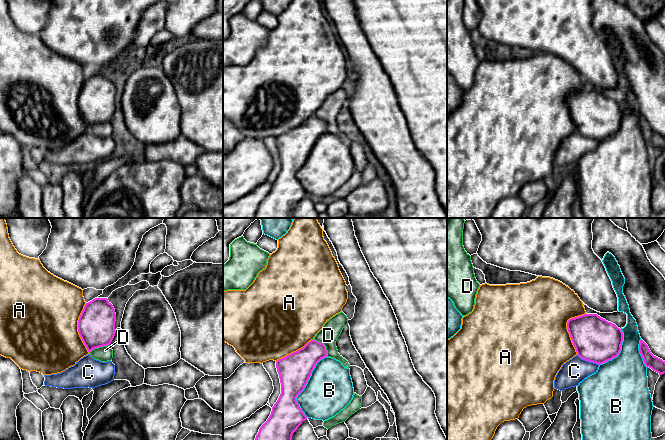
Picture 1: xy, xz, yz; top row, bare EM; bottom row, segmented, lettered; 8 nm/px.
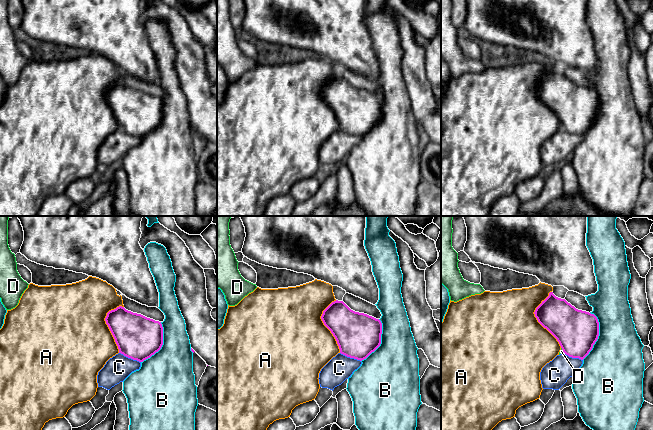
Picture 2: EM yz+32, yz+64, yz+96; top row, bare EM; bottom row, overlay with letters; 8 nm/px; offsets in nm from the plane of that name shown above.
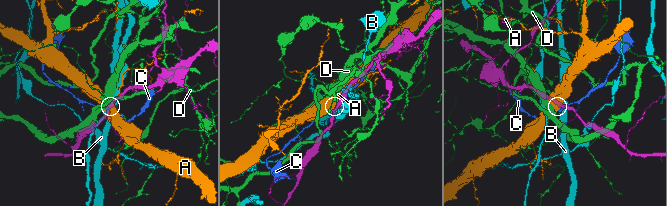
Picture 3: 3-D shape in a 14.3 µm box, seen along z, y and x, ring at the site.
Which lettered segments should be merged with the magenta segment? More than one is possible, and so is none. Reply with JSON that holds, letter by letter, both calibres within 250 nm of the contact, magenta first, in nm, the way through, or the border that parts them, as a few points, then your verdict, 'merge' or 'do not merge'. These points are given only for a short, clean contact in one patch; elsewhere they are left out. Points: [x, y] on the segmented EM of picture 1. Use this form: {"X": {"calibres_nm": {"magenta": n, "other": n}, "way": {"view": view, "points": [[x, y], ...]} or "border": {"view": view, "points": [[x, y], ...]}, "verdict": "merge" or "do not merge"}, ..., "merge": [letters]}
{"A": {"calibres_nm": {"magenta": 360, "other": 500}, "verdict": "do not merge"}, "B": {"calibres_nm": {"magenta": 260, "other": 380}, "verdict": "do not merge"}, "C": {"calibres_nm": {"magenta": 360, "other": 200}, "verdict": "merge"}, "D": {"calibres_nm": {"magenta": 220, "other": 160}, "verdict": "do not merge"}, "merge": ["C"]}

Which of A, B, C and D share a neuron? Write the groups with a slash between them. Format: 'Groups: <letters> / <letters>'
Groups: A / B / C / D

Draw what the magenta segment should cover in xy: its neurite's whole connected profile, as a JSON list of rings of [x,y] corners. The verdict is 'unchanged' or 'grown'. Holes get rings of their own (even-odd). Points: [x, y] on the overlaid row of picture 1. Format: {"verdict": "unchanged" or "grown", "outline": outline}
{"verdict": "unchanged", "outline": [[[95,298],[85,304],[78,332],[89,353],[111,344],[116,333],[115,322],[115,309],[107,298]]]}

